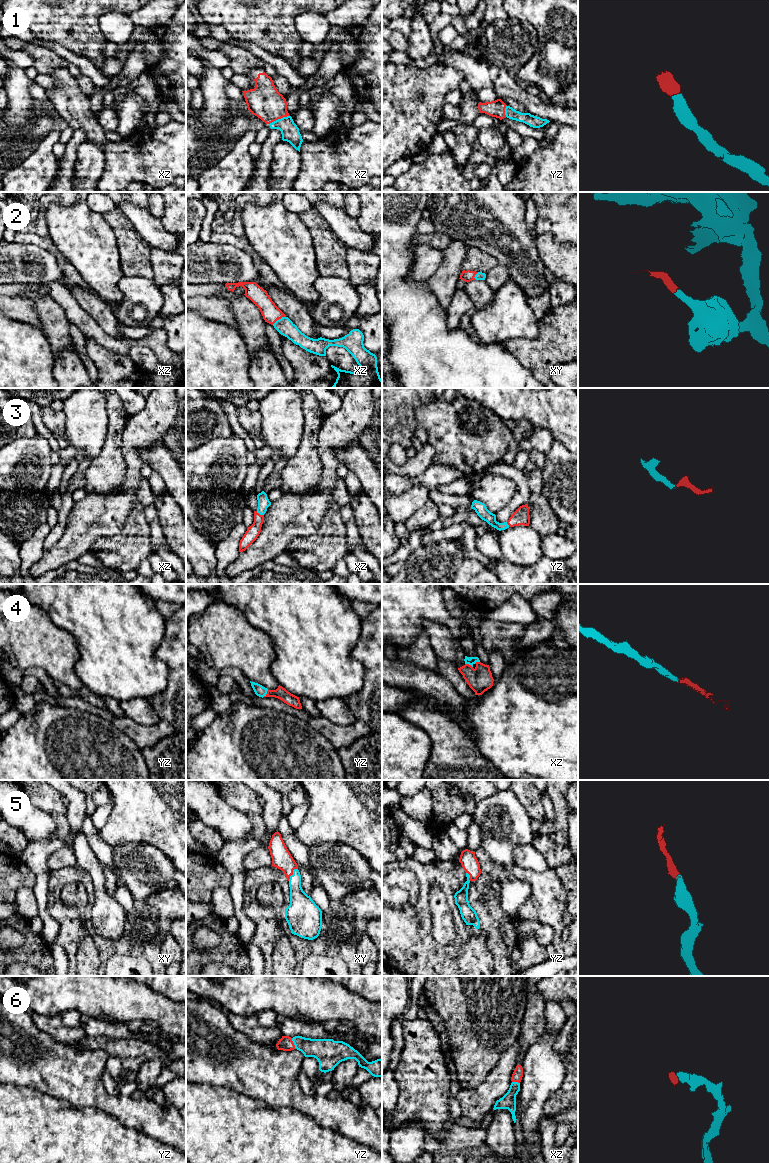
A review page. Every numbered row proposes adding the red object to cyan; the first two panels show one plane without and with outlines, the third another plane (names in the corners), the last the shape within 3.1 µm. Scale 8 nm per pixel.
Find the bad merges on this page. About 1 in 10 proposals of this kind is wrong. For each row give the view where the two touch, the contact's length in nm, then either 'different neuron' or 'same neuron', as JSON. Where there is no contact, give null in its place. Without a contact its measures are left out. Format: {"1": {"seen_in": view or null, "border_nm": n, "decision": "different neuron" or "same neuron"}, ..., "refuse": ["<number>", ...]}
{"1": {"seen_in": "xz", "border_nm": 180, "decision": "same neuron"}, "2": {"seen_in": "xz", "border_nm": 130, "decision": "same neuron"}, "3": {"seen_in": "xz", "border_nm": 70, "decision": "same neuron"}, "4": {"seen_in": "yz", "border_nm": 70, "decision": "same neuron"}, "5": {"seen_in": "xy", "border_nm": 130, "decision": "same neuron"}, "6": {"seen_in": "yz", "border_nm": 100, "decision": "same neuron"}, "refuse": []}

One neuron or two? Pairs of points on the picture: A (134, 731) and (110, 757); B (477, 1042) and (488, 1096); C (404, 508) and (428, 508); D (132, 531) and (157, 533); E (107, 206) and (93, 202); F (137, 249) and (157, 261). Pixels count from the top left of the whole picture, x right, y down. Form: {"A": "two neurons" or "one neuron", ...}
{"A": "two neurons", "B": "two neurons", "C": "two neurons", "D": "two neurons", "E": "one neuron", "F": "two neurons"}

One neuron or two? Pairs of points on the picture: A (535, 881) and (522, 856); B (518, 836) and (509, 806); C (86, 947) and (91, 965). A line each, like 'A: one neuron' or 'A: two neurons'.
A: two neurons
B: one neuron
C: one neuron

